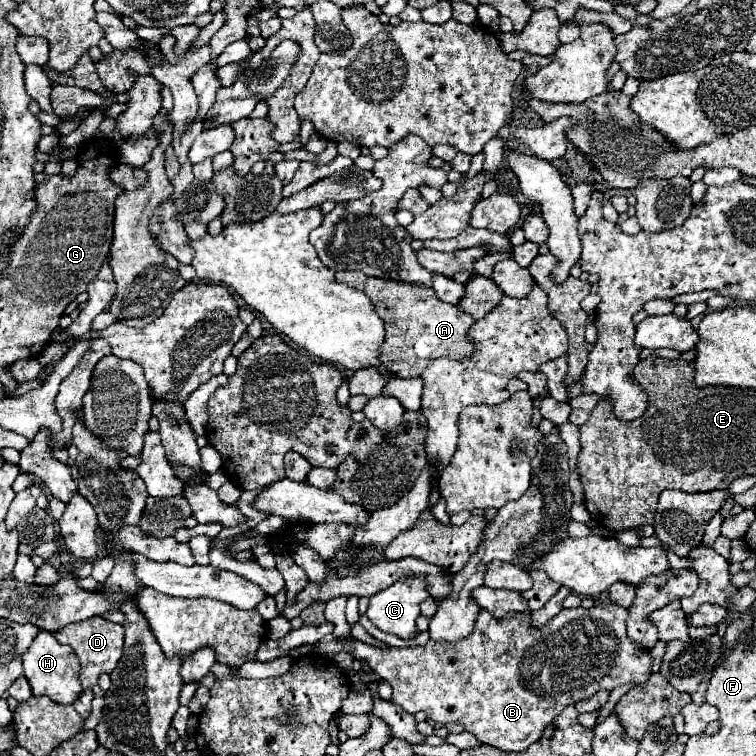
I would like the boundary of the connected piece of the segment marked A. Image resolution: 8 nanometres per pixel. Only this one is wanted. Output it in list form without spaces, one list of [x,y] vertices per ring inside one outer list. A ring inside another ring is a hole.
[[[336,272],[336,280],[364,292],[376,306],[378,316],[386,322],[386,342],[382,358],[392,374],[400,378],[416,378],[420,376],[420,370],[434,358],[464,358],[472,354],[474,346],[472,342],[468,342],[466,332],[474,324],[474,320],[468,318],[468,314],[464,314],[460,308],[438,300],[432,288],[372,278],[364,272]]]

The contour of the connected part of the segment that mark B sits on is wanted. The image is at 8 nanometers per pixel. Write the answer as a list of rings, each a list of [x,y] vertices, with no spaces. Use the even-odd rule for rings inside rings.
[[[608,604],[594,606],[590,610],[562,610],[542,628],[532,628],[530,612],[512,612],[506,614],[506,618],[498,620],[488,614],[488,610],[480,610],[472,634],[460,642],[454,642],[452,646],[434,644],[430,640],[426,646],[416,648],[378,648],[360,640],[342,642],[334,634],[328,634],[320,638],[318,652],[332,658],[334,654],[344,650],[354,654],[354,658],[358,660],[366,660],[370,668],[392,686],[392,702],[402,706],[410,714],[422,710],[432,722],[442,726],[448,722],[458,722],[482,744],[490,744],[508,752],[520,752],[528,748],[528,744],[534,744],[542,736],[542,730],[554,720],[554,716],[560,714],[560,710],[550,708],[576,704],[584,698],[590,698],[598,690],[614,690],[616,686],[624,684],[644,684],[650,678],[652,656],[646,648],[638,648],[628,638],[626,618],[628,610]],[[564,678],[568,678],[570,684],[564,684]],[[542,702],[546,704],[546,708],[540,706]]]

